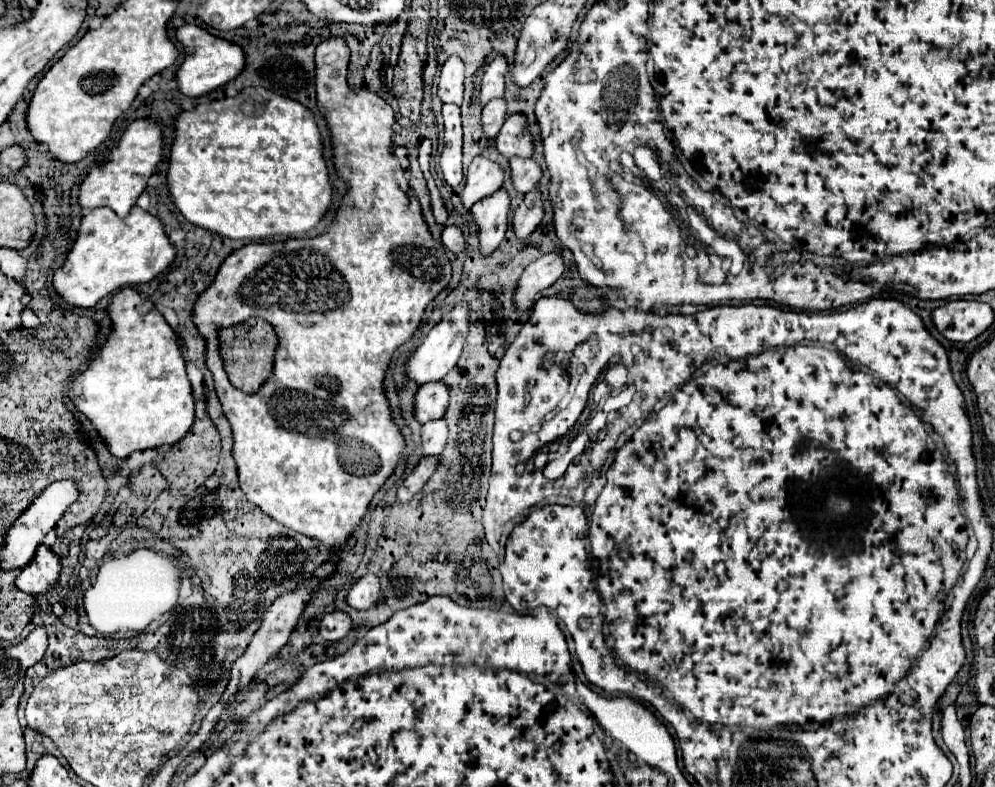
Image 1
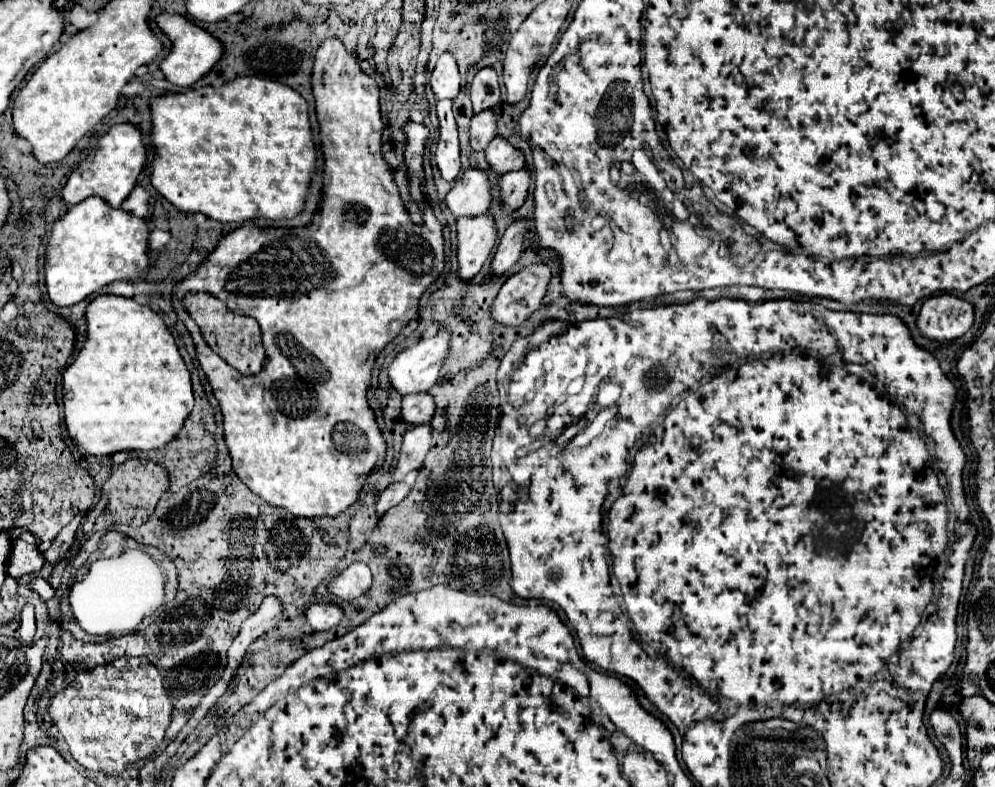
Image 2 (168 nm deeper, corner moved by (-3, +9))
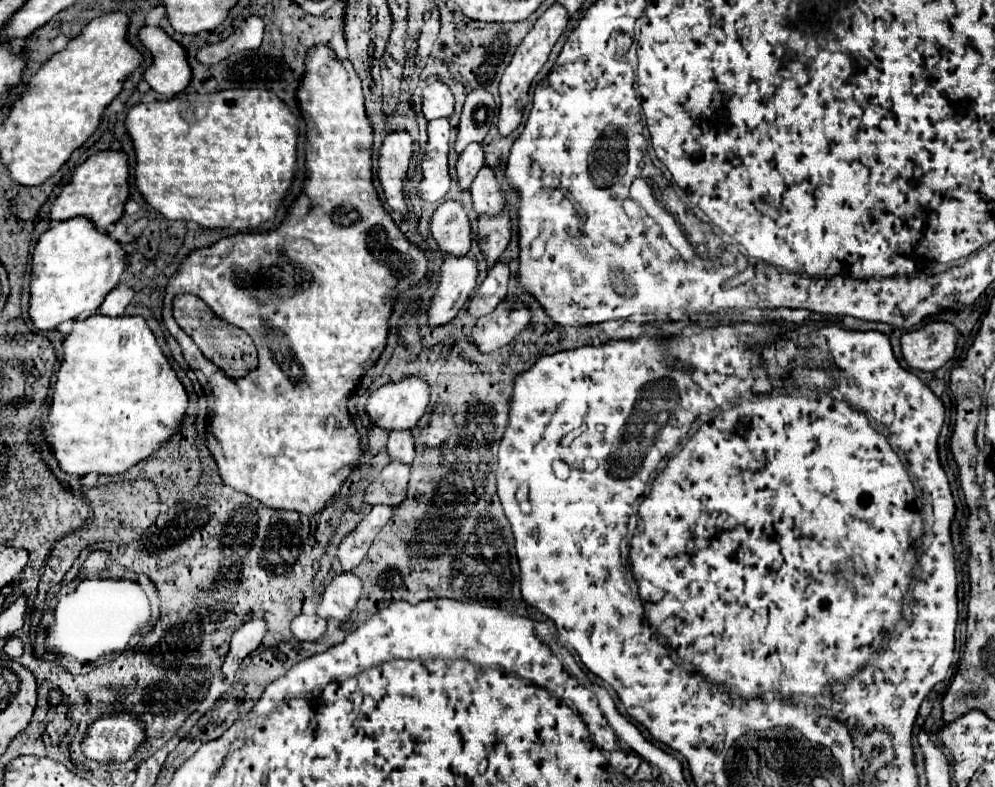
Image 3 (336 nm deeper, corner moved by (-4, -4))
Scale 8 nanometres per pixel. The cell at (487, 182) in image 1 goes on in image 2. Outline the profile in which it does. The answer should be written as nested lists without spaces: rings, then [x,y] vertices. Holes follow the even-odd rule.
[[[477,167],[465,169],[465,173],[455,181],[455,187],[445,197],[445,203],[455,217],[485,213],[491,201],[493,191],[489,175]]]

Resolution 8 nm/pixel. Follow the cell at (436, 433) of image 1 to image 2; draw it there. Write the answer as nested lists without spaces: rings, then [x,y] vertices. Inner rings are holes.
[[[429,423],[423,425],[413,425],[407,429],[403,437],[403,447],[399,455],[397,469],[393,471],[393,479],[401,481],[409,471],[419,469],[431,449],[431,439],[433,439],[433,429]]]

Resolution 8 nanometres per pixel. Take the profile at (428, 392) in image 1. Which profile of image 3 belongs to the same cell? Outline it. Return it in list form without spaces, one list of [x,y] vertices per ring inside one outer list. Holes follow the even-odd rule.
[[[412,430],[410,432],[392,432],[388,436],[388,454],[392,460],[398,460],[402,464],[412,464],[414,460],[414,440],[412,440]]]

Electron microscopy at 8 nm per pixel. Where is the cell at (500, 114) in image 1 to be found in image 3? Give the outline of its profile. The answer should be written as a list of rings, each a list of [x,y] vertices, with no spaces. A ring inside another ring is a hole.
[[[470,144],[466,152],[456,162],[456,176],[458,176],[458,186],[460,190],[468,190],[472,180],[476,178],[478,170],[484,166],[484,152],[480,144]]]

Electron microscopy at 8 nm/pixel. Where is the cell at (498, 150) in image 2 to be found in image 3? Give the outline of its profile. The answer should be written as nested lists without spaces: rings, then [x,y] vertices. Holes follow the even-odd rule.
[[[482,168],[470,186],[474,212],[478,216],[496,216],[504,208],[504,194],[498,188],[498,180],[490,168]]]

